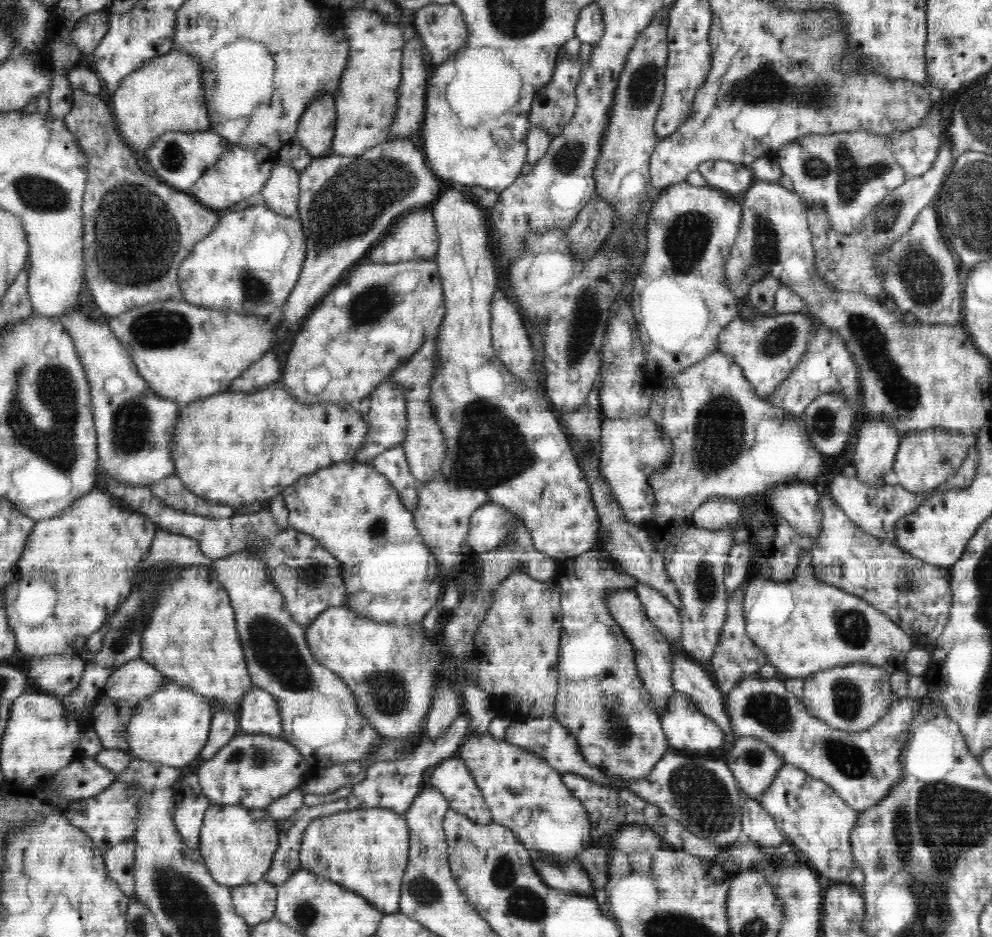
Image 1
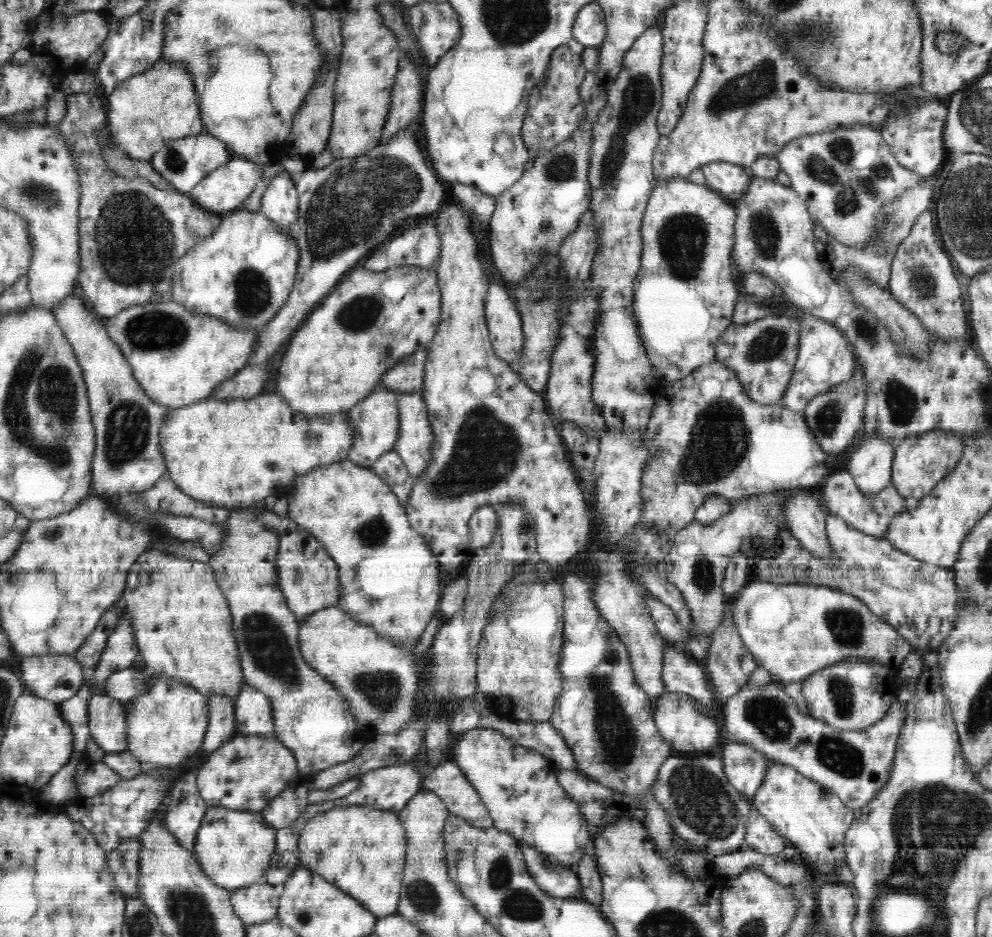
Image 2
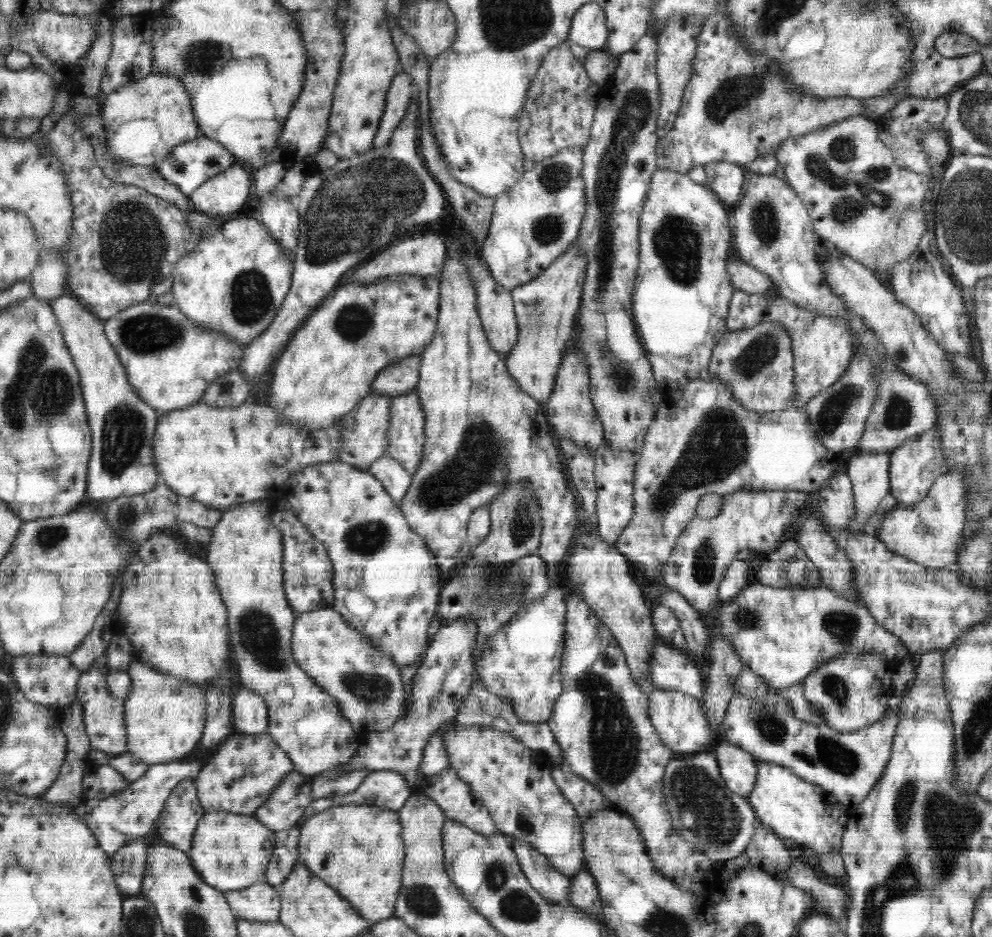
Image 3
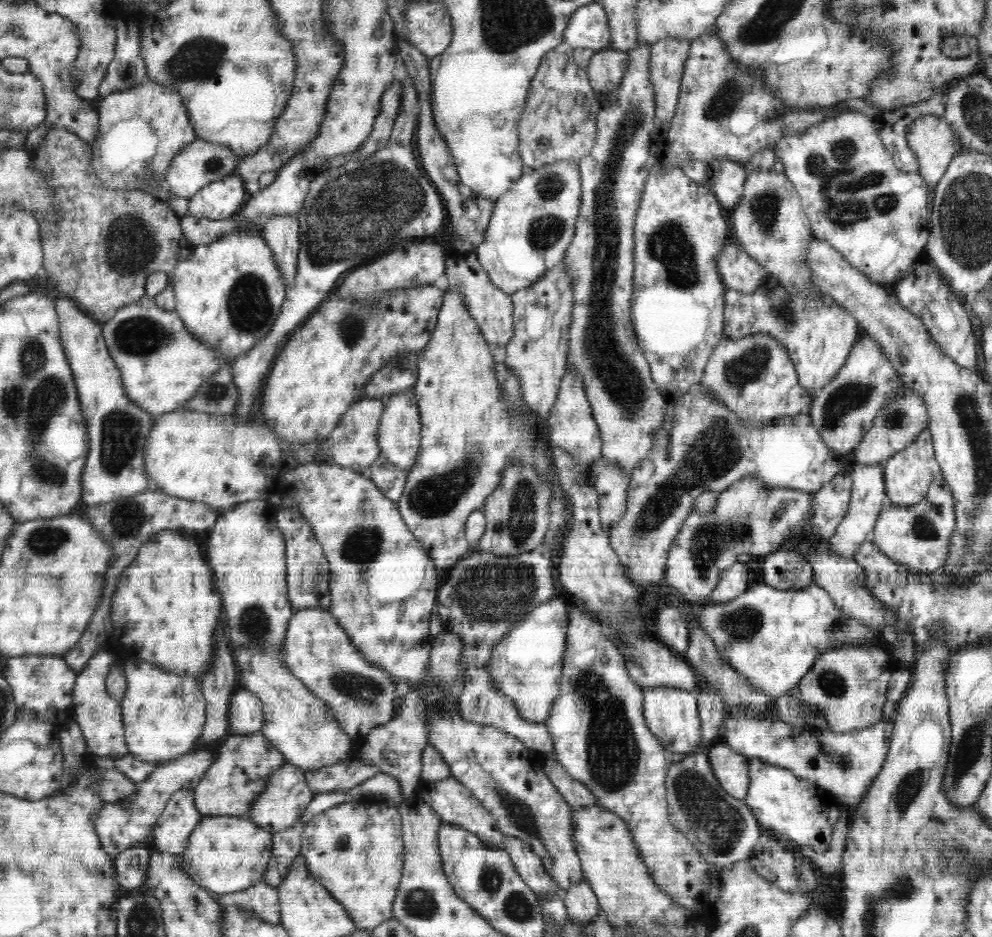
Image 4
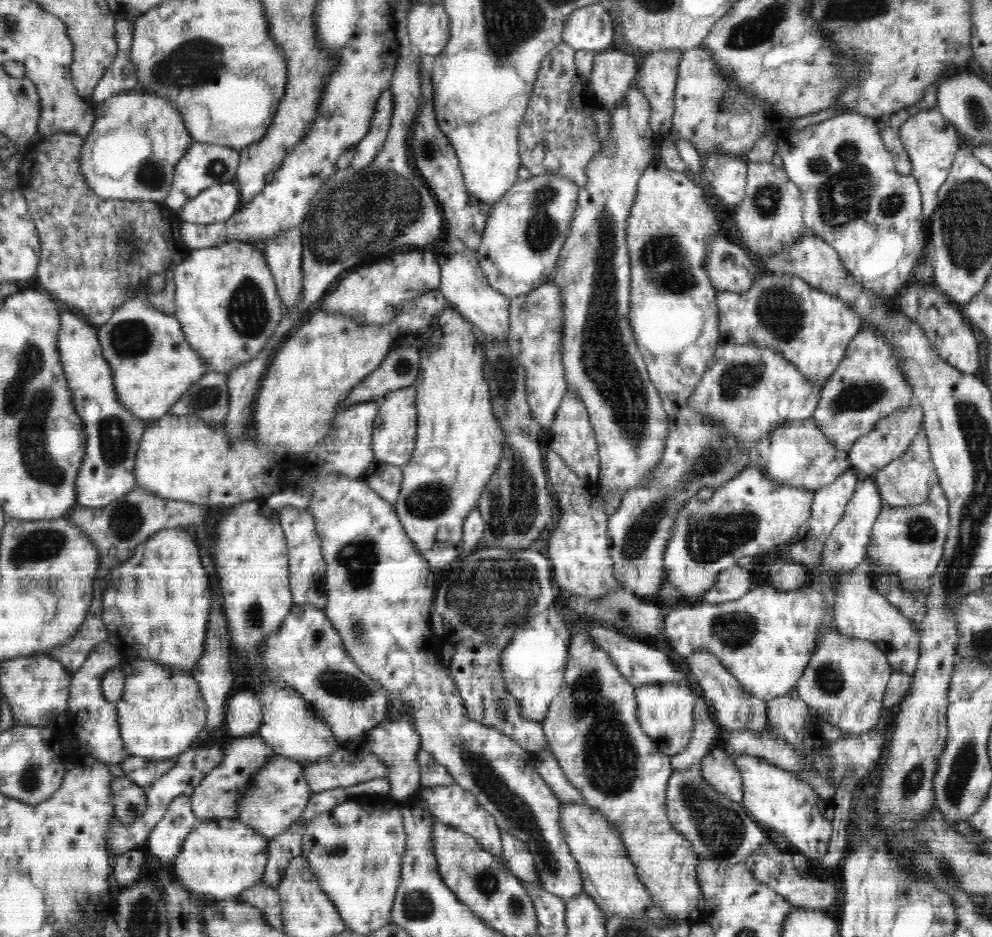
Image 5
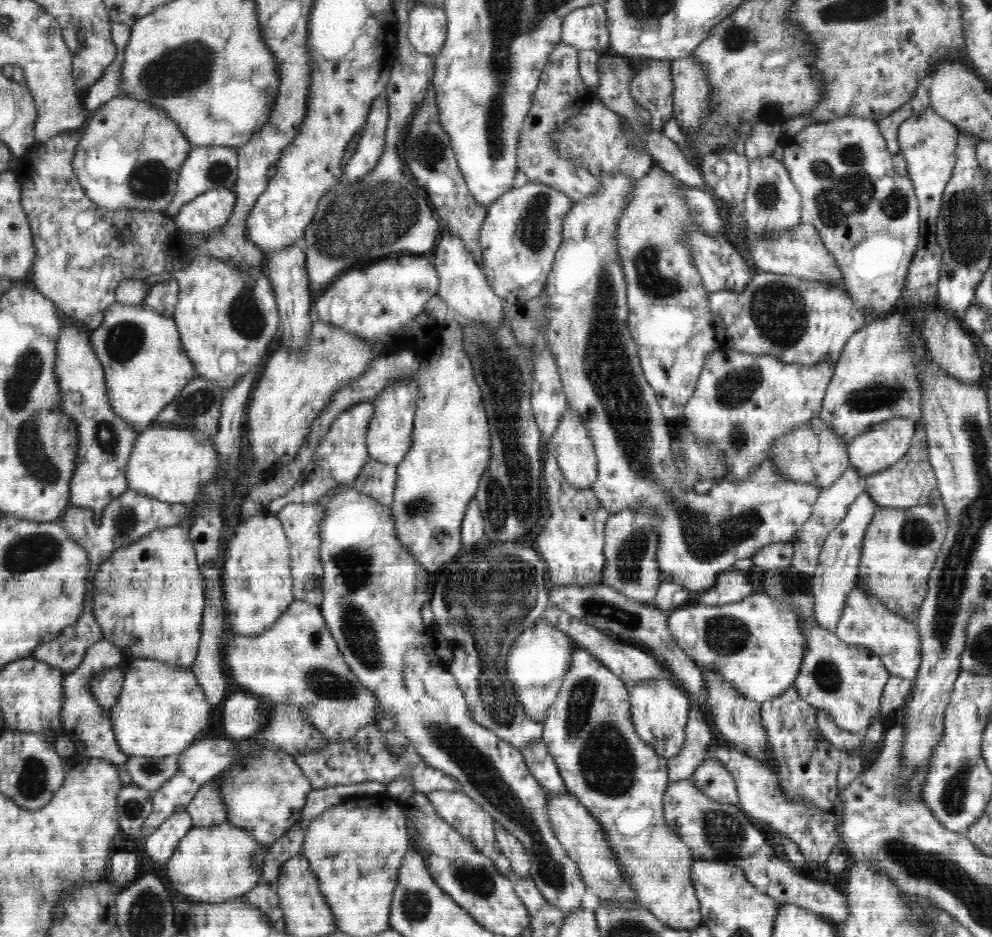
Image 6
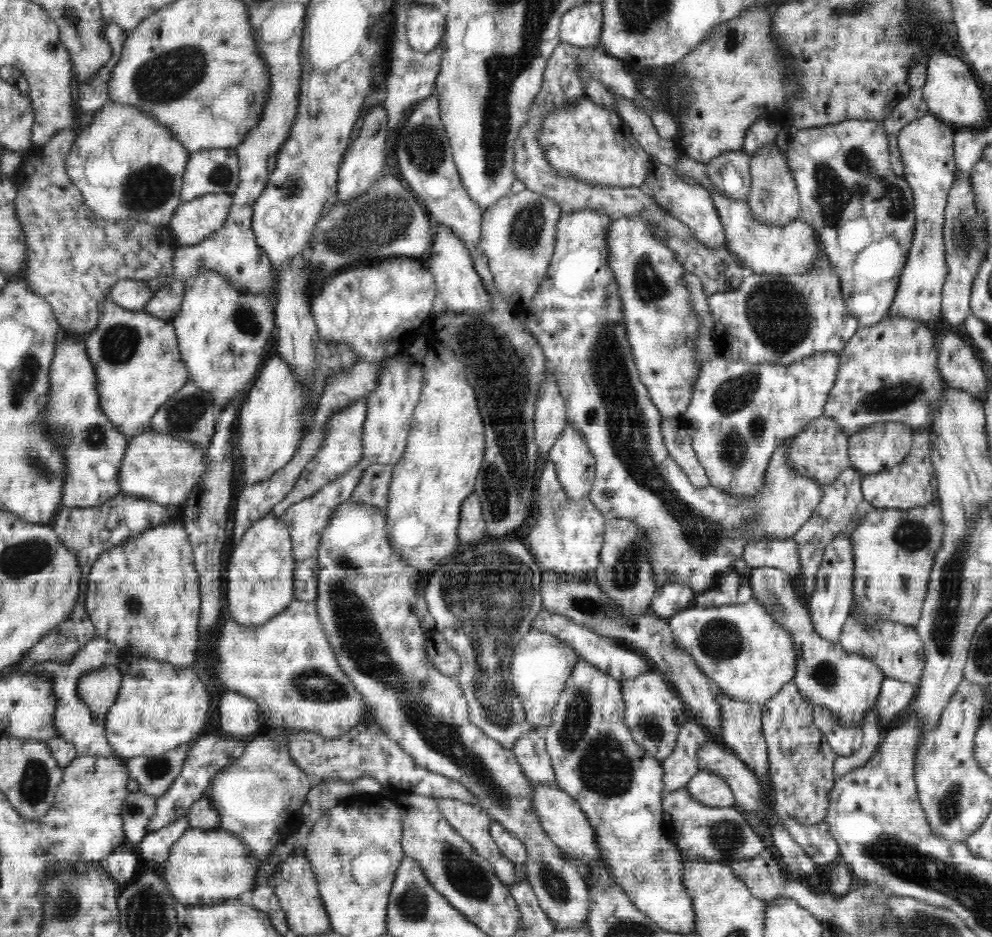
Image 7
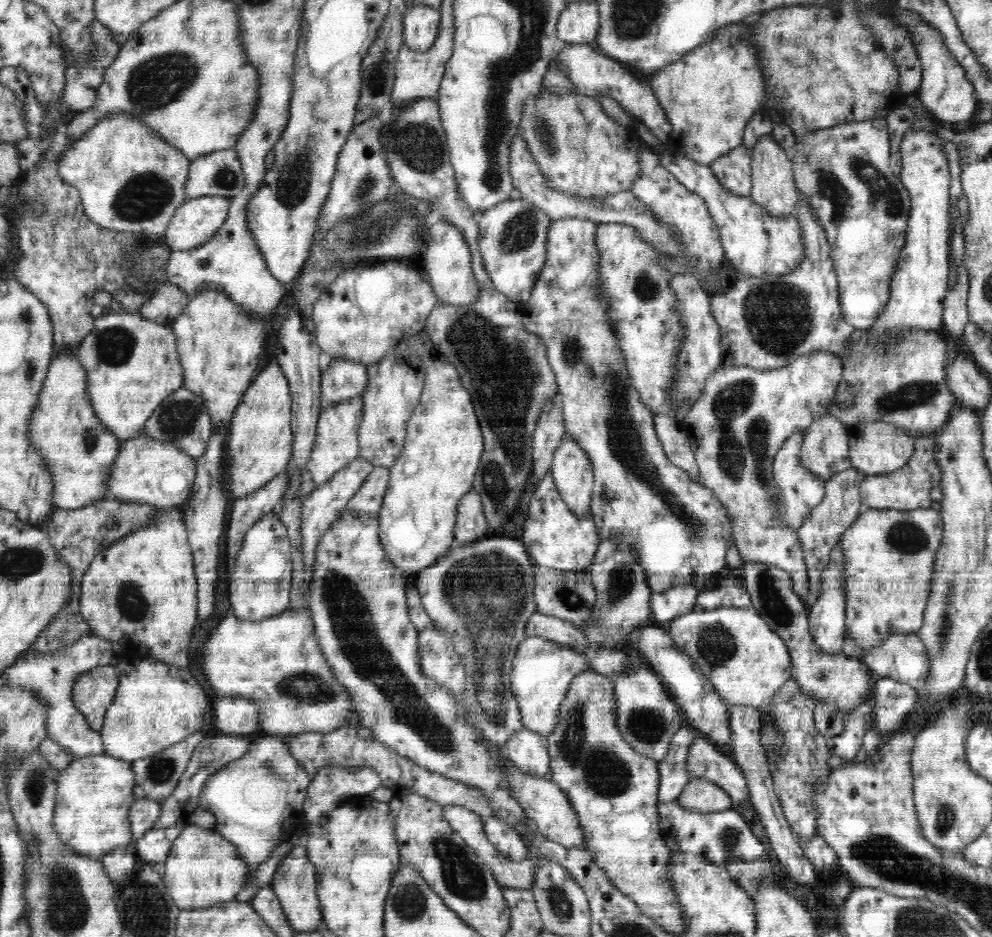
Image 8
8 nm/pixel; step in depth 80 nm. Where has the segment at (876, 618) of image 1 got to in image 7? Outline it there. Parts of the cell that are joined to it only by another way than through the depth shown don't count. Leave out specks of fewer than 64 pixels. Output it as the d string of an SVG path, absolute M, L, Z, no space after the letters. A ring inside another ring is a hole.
M752 598L740 605L722 605L714 607L692 604L669 618L675 645L686 651L699 666L702 673L716 686L715 690L734 700L763 705L779 690L794 679L796 674L796 653L798 646L792 642L781 626L778 626L767 613L765 606Z

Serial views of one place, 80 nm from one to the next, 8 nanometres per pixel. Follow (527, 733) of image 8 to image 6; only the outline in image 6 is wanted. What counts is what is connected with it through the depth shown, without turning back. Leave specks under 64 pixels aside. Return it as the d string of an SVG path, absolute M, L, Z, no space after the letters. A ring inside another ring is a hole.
M543 739L535 740L533 743L519 749L519 751L523 754L530 774L548 793L573 795L565 786L554 757L549 753Z

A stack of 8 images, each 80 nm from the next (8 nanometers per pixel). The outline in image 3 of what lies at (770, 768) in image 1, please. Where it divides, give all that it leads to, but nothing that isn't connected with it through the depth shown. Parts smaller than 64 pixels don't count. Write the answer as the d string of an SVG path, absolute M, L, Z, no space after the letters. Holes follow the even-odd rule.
M724 741L714 751L720 774L728 790L739 797L747 797L756 782L756 763L758 760L743 748Z

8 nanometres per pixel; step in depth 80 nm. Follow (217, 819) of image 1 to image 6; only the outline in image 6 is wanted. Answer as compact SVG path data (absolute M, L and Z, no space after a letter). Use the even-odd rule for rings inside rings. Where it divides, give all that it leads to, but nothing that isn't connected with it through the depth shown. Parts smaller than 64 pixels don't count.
M221 822L210 827L192 827L181 839L176 850L169 858L166 876L176 890L174 894L189 902L212 902L212 904L242 899L262 881L262 866L266 850L259 846L246 830Z

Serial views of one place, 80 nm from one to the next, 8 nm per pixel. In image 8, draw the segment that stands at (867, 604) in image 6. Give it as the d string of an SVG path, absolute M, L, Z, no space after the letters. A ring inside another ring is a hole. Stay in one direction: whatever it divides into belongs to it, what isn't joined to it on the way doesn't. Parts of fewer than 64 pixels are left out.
M890 634L882 644L878 644L878 646L872 646L870 650L860 650L857 646L855 646L854 641L851 638L845 638L844 646L842 652L849 657L856 657L860 659L863 663L865 663L872 673L877 674L881 678L889 677L890 679L894 679L900 681L902 683L909 684L914 690L917 690L918 701L923 702L925 700L925 692L926 690L926 680L929 676L930 671L930 661L928 660L928 653L925 649L925 644L923 640L916 634Z

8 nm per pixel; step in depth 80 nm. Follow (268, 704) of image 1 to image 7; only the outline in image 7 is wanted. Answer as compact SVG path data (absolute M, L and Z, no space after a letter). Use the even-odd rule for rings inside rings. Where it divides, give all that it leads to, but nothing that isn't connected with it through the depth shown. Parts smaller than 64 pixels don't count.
M226 691L216 702L220 714L220 726L230 736L258 734L262 719L258 715L259 706L255 700L243 694Z

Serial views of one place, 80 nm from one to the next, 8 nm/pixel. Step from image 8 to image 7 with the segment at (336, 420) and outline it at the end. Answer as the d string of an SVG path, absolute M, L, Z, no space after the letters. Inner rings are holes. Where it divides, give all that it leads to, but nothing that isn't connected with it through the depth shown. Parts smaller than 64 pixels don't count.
M364 399L356 400L352 405L346 407L343 413L337 413L328 420L326 424L326 436L317 450L318 454L306 466L302 475L298 477L292 490L284 497L282 502L273 506L271 514L280 519L284 510L288 510L292 504L300 502L305 498L310 498L316 494L323 486L336 480L342 474L348 473L354 466L358 466L363 460L363 424L367 416L368 406Z

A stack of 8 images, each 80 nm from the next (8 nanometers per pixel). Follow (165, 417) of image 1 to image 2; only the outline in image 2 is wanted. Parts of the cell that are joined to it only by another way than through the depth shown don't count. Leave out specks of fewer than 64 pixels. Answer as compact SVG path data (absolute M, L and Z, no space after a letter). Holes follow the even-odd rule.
M70 295L51 310L82 367L95 429L91 494L111 497L144 492L167 473L160 446L160 432L173 410L148 399L133 377L123 351L107 333L102 320L88 312L81 299Z

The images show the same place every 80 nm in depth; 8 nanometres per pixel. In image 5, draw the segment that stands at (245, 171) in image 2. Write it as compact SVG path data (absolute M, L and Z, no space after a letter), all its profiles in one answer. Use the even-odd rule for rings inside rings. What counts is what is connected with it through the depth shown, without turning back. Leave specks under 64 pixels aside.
M235 181L210 187L190 199L178 211L179 222L214 224L228 220L239 210L241 197Z

